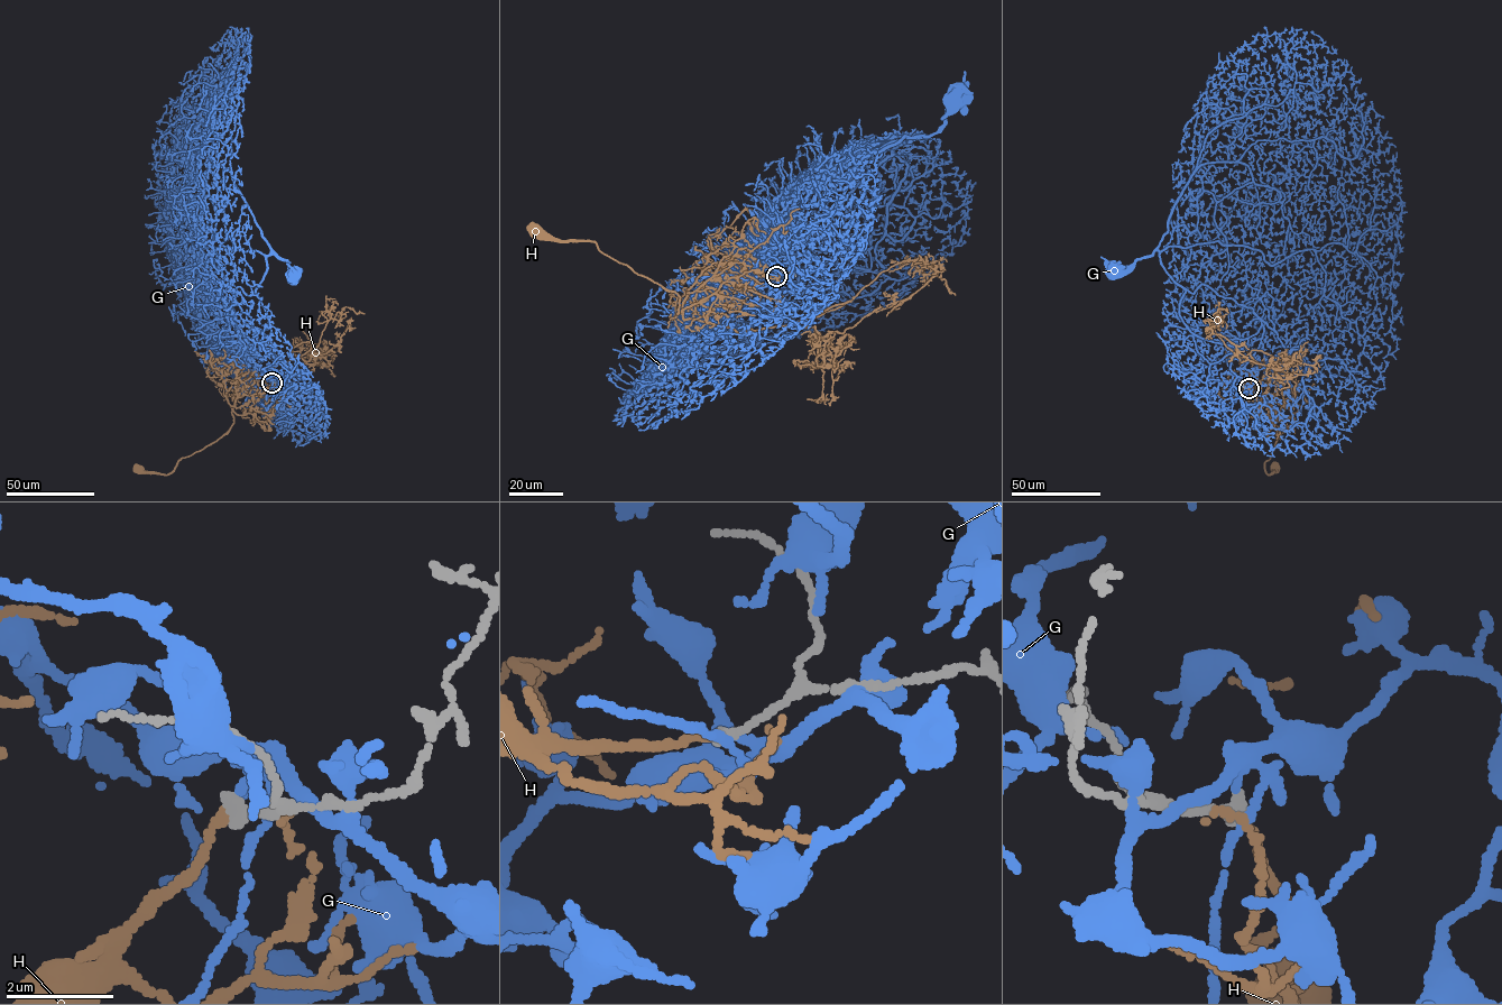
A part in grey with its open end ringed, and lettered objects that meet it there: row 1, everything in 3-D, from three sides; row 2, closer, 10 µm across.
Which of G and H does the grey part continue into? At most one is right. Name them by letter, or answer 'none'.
H

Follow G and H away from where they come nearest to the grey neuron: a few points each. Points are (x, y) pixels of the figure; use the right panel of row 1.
G: (1249, 387), (1242, 390), (1231, 370), (1234, 348), (1183, 323), (1185, 288), (1158, 250), (1120, 272)
H: (1249, 388), (1247, 400), (1291, 413), (1264, 462), (1268, 475), (1275, 467)

